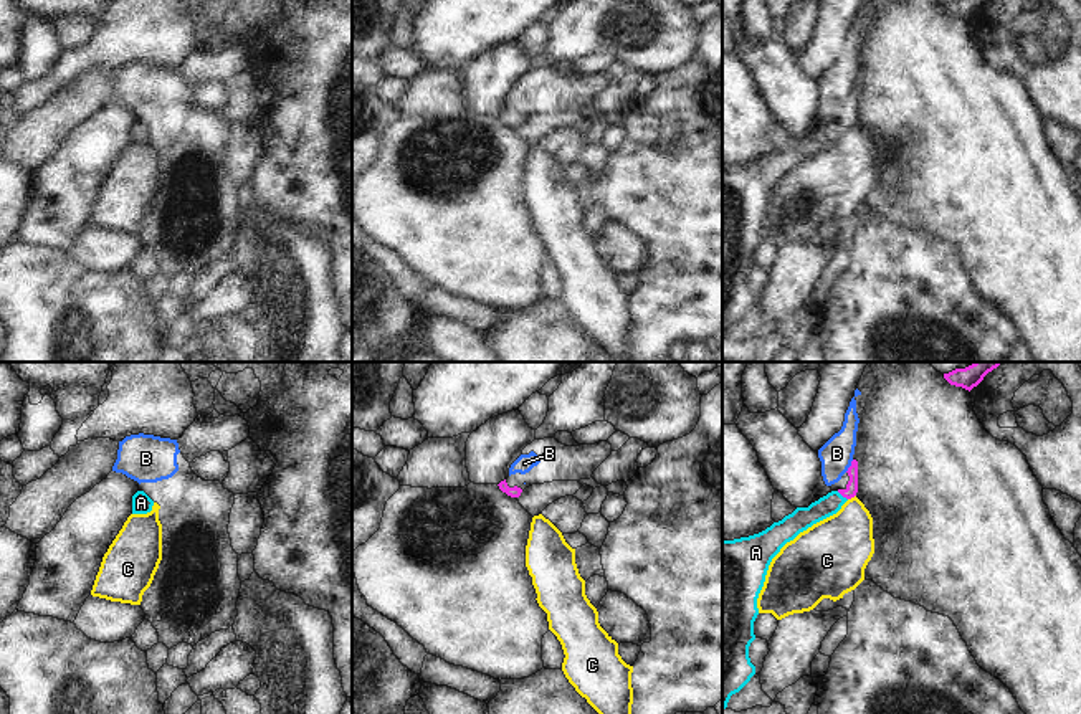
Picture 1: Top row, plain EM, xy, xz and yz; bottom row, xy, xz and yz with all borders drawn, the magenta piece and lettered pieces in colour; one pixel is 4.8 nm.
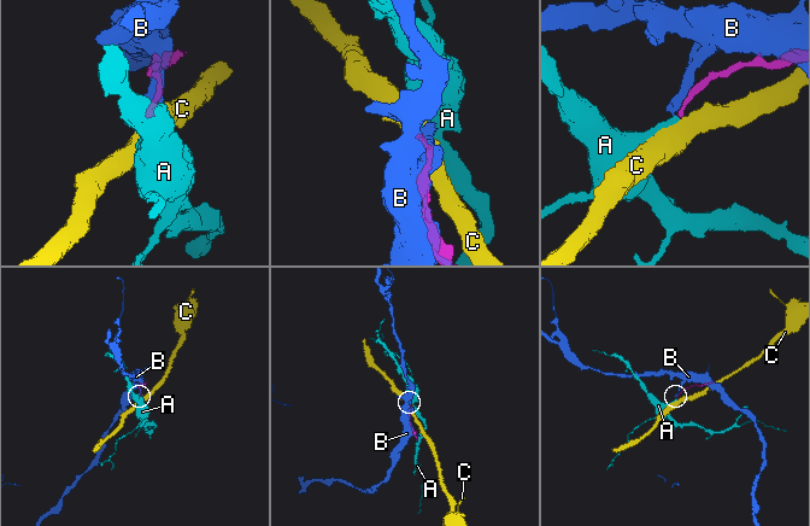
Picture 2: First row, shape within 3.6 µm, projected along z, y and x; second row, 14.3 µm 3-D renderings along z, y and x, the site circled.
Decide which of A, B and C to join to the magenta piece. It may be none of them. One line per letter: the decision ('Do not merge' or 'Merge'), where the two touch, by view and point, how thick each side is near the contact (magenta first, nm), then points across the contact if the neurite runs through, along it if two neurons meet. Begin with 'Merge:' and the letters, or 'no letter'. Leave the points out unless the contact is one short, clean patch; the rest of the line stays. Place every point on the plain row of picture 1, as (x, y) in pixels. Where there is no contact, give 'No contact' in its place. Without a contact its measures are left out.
Merge: A
A: Merge. Touches magenta at yz (842, 124). Thickness 60 nm (magenta) against 110 nm. Path across: yz (852, 118), (842, 124), (830, 134), (800, 149)
B: Do not merge. Touches magenta at yz (850, 96). Thickness 60 nm (magenta) against 160 nm
C: Do not merge. Touches magenta at yz (852, 126). Thickness 60 nm (magenta) against 300 nm. Boundary: yz (855, 124), (848, 129).

